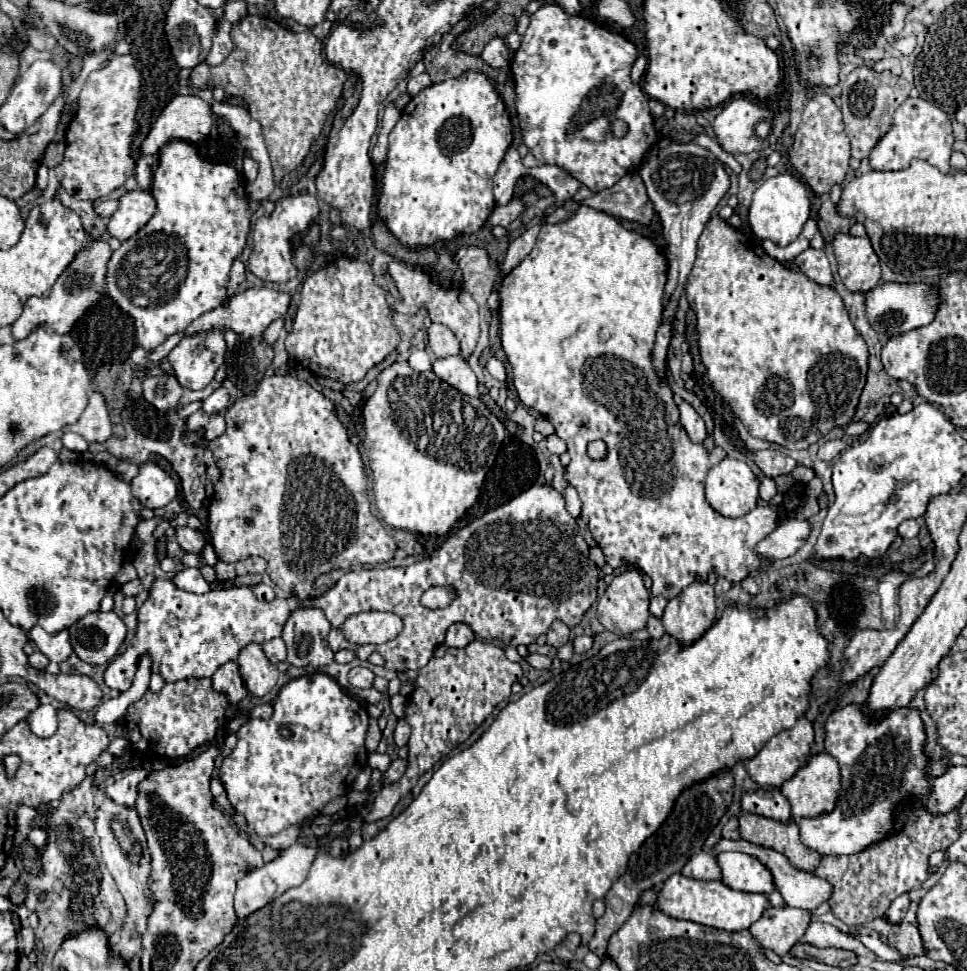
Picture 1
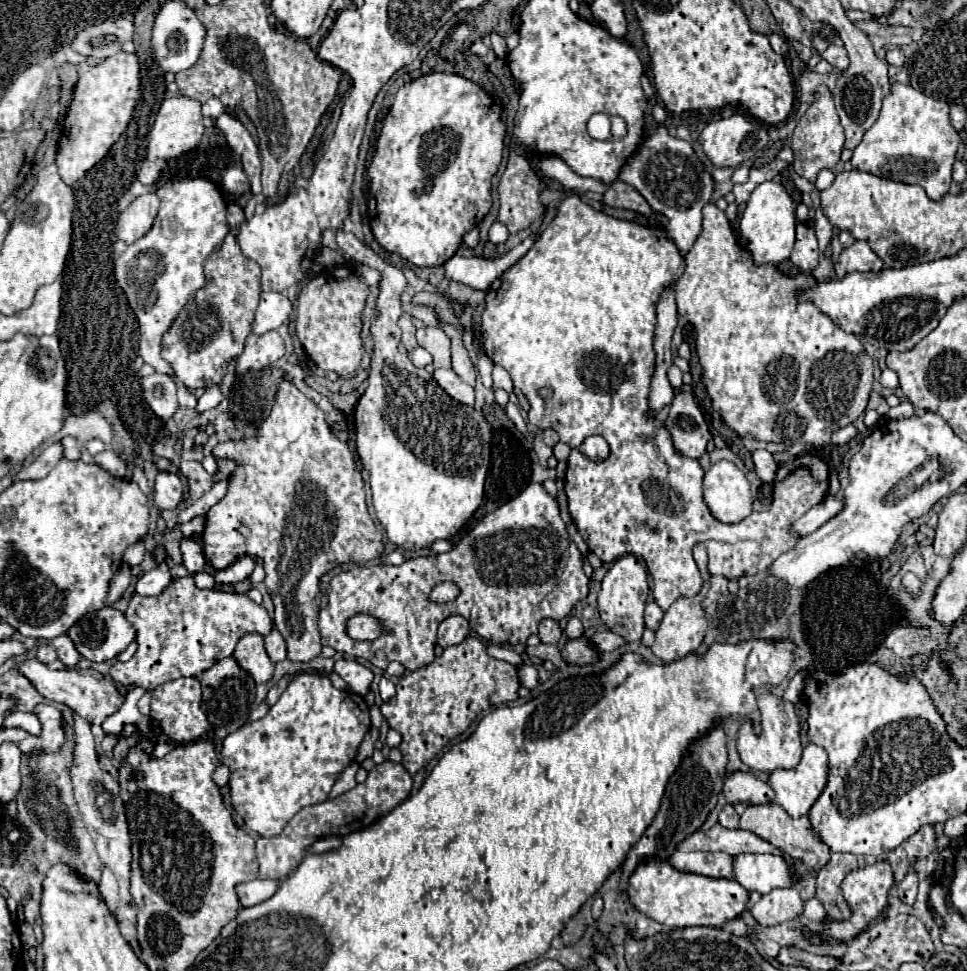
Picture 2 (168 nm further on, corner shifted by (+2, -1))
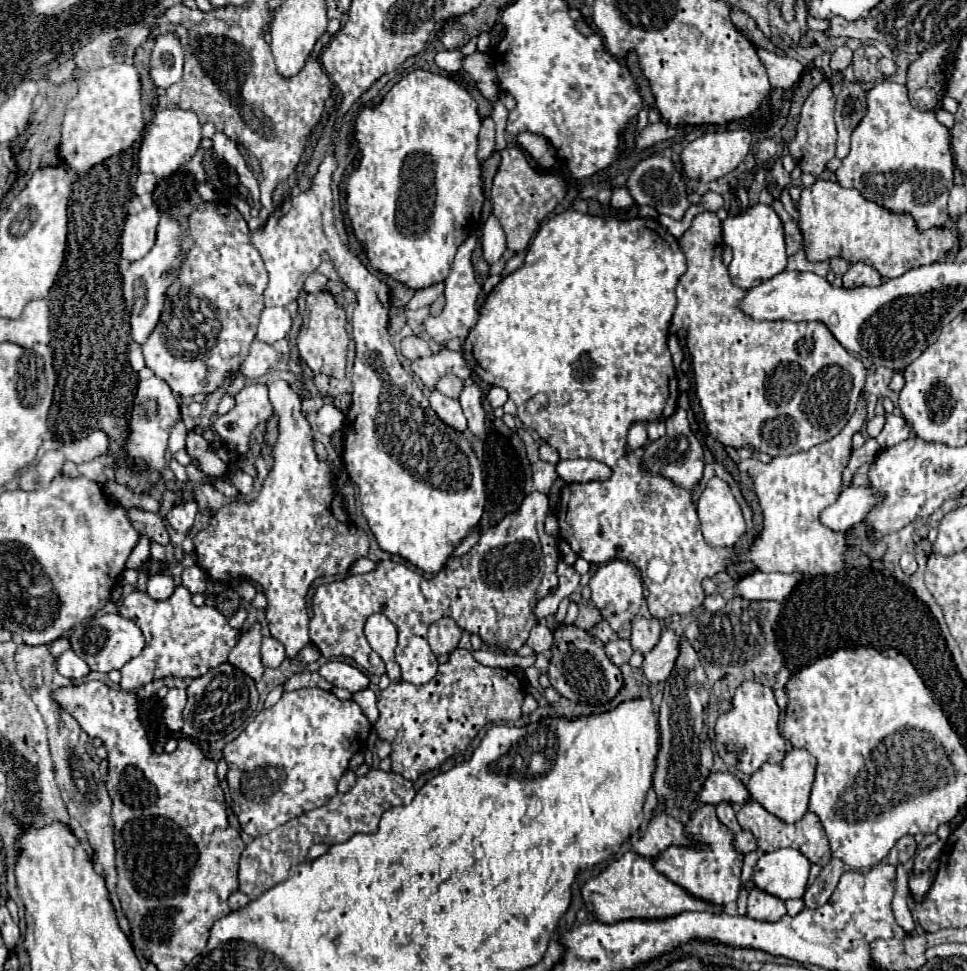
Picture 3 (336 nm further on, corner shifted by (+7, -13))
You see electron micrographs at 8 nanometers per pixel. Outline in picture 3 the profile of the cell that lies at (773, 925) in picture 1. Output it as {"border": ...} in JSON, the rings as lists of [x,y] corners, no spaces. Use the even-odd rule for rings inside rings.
{"border":[[[754,887],[748,895],[748,915],[758,921],[780,921],[786,915],[784,901]]]}

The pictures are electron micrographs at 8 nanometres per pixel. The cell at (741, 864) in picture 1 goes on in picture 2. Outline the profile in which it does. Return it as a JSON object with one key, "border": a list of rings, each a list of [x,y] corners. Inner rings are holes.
{"border":[[[737,855],[733,865],[735,881],[741,883],[749,893],[757,891],[767,895],[771,889],[793,885],[787,863],[779,855]]]}

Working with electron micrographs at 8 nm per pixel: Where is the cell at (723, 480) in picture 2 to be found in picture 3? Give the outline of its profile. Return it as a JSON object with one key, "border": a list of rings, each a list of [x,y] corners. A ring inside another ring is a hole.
{"border":[[[712,477],[698,501],[698,517],[710,547],[734,547],[746,533],[746,523],[730,487]]]}

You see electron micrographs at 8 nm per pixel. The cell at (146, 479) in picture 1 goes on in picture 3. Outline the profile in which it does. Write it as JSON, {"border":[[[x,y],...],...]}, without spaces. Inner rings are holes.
{"border":[[[186,501],[174,509],[168,511],[166,521],[170,523],[170,527],[178,533],[188,533],[194,525],[194,517],[198,513],[198,503],[196,501]]]}

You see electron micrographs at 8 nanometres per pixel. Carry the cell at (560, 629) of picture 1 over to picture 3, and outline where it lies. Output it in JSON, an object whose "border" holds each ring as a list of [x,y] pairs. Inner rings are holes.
{"border":[[[536,623],[536,625],[532,627],[530,637],[528,637],[526,643],[534,649],[534,653],[544,653],[544,651],[548,651],[548,649],[552,647],[552,641],[554,641],[552,631],[550,631],[546,625]]]}

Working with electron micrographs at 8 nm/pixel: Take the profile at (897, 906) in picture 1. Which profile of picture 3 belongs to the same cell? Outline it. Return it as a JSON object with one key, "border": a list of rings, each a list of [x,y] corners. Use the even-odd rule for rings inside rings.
{"border":[[[936,841],[936,843],[932,843],[930,847],[926,847],[926,849],[918,851],[918,853],[916,853],[916,857],[914,857],[914,871],[916,871],[916,873],[926,871],[926,869],[928,869],[928,865],[930,865],[930,861],[934,861],[934,859],[938,859],[938,857],[940,857],[942,847],[944,847],[944,843],[942,843],[942,841]]]}

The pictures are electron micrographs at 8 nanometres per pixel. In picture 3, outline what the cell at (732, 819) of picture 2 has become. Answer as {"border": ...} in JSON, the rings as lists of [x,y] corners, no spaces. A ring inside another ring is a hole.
{"border":[[[722,803],[722,805],[718,805],[716,811],[718,811],[718,819],[720,819],[728,829],[732,829],[734,833],[740,833],[740,831],[742,831],[742,827],[740,827],[738,821],[736,821],[736,815],[734,815],[730,803]]]}

